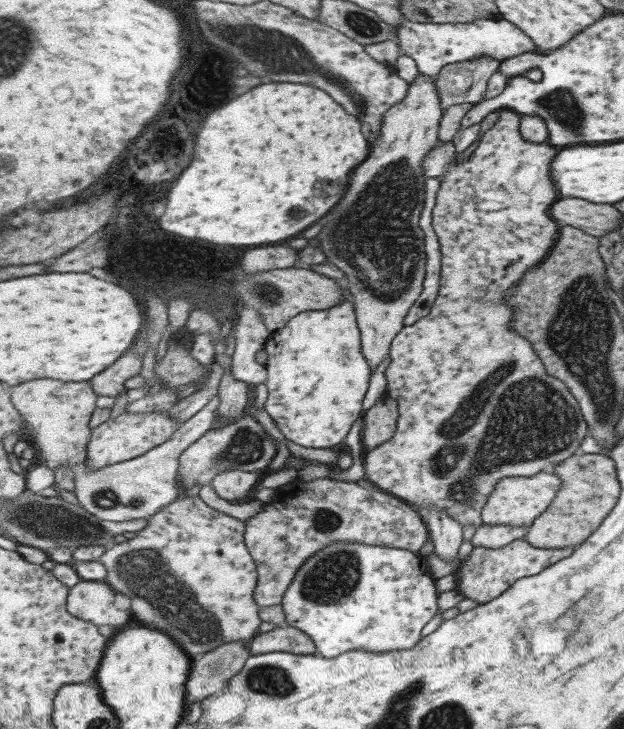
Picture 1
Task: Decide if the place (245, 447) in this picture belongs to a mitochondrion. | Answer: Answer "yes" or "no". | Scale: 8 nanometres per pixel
yes

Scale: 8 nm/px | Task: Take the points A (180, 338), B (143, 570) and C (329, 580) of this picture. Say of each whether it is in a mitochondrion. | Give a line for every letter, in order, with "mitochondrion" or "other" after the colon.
A: other
B: mitochondrion
C: mitochondrion

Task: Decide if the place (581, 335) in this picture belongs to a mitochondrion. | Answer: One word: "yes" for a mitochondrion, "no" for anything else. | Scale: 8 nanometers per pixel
yes

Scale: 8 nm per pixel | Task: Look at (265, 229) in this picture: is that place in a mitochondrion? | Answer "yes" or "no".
no

